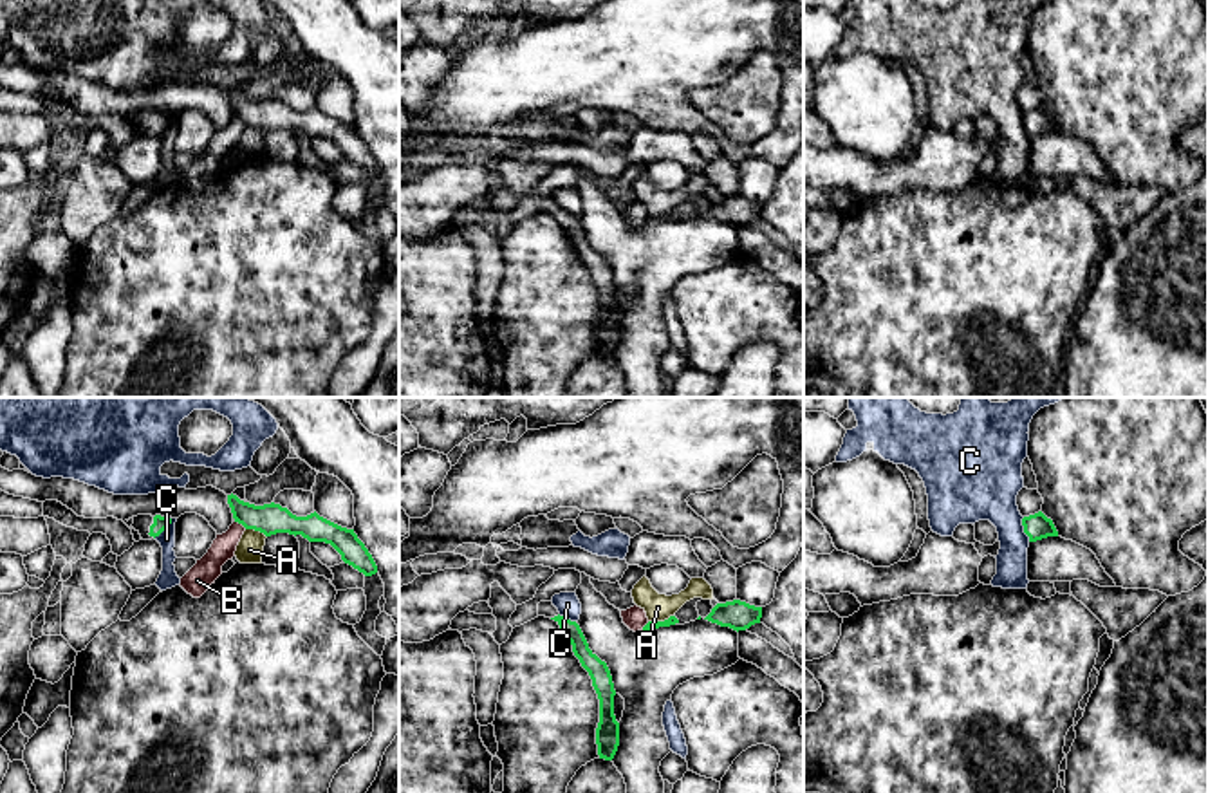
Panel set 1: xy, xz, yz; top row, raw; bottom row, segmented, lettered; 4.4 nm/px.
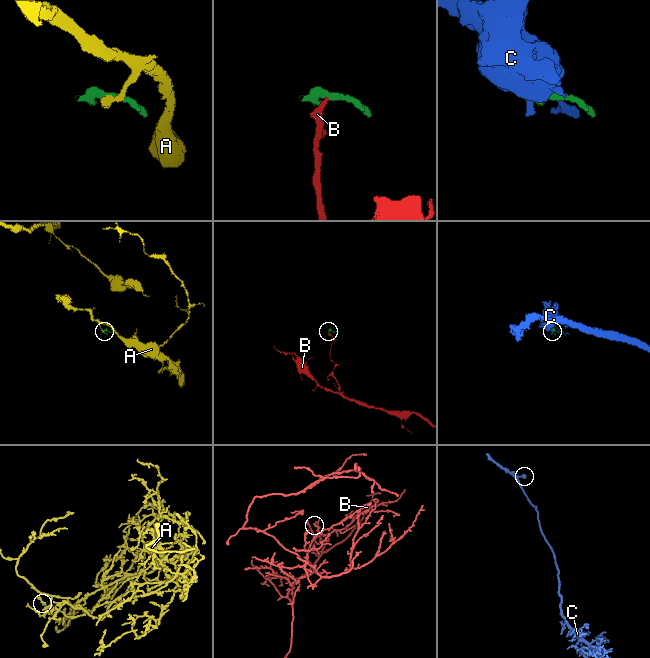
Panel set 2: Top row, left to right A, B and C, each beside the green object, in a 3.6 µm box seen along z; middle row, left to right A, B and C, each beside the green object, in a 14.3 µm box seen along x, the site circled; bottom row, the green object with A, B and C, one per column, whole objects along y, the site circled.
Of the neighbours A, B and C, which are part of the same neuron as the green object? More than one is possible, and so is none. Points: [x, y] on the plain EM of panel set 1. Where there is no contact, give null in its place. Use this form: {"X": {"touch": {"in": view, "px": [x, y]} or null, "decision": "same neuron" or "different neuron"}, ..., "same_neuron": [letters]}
{"A": {"touch": {"in": "xz", "px": [659, 217]}, "decision": "different neuron"}, "B": {"touch": {"in": "xy", "px": [241, 118]}, "decision": "different neuron"}, "C": {"touch": {"in": "xy", "px": [165, 123]}, "decision": "different neuron"}, "same_neuron": []}

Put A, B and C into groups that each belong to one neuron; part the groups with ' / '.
A / B / C

